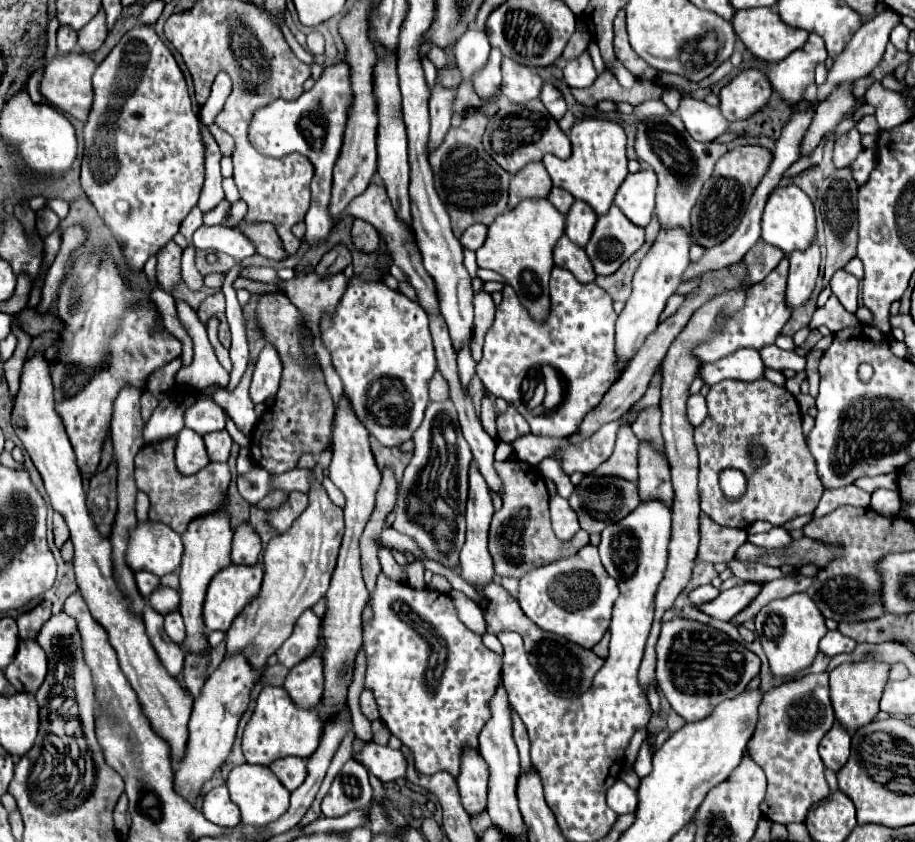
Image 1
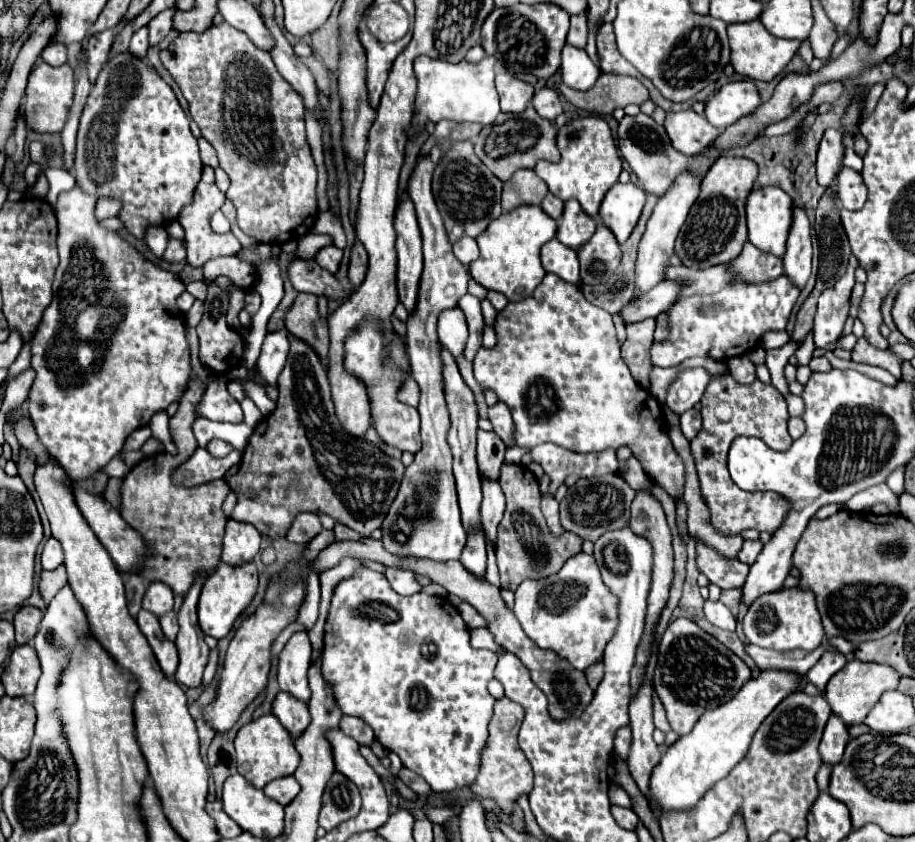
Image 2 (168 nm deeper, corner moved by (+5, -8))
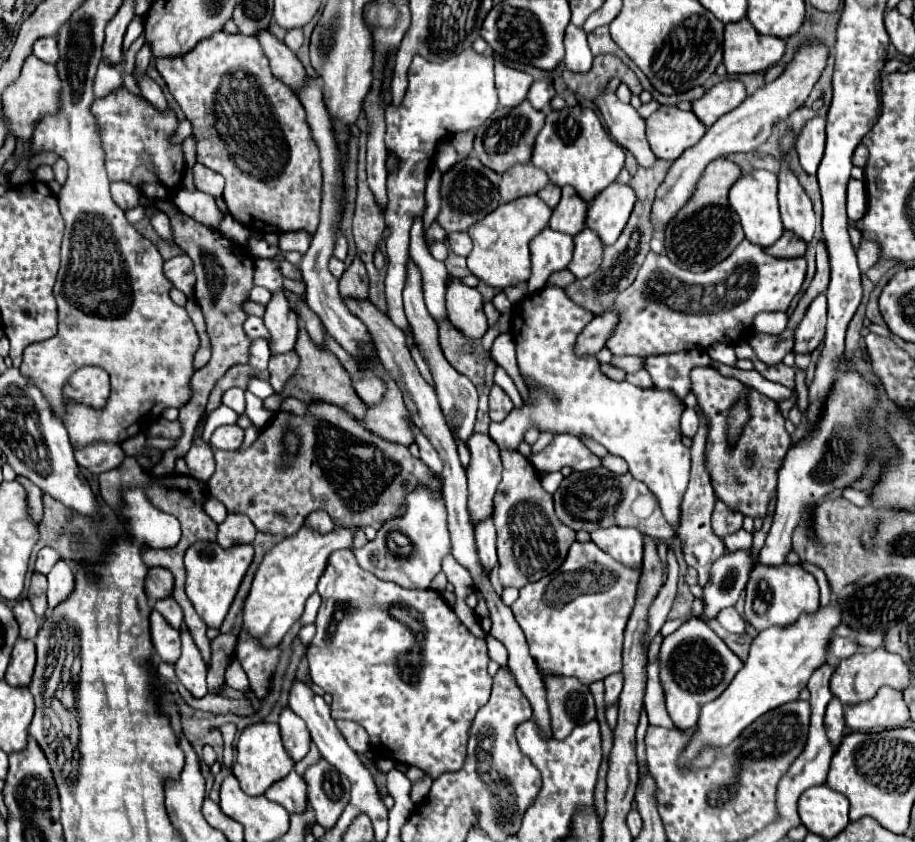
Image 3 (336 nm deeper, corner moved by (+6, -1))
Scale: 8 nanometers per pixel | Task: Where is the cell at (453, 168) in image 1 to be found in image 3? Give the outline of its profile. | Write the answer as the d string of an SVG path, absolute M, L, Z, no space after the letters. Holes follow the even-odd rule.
M476 156L462 158L448 172L442 174L440 196L442 196L442 208L438 214L438 222L442 224L442 228L446 232L468 230L472 224L480 222L486 214L494 212L500 206L498 174L486 168Z

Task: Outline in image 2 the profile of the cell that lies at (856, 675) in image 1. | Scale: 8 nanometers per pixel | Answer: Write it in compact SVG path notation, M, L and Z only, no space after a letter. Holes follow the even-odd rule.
M851 659L829 683L825 689L825 699L831 705L831 711L839 715L847 725L863 723L867 713L873 709L873 705L879 701L883 691L897 689L899 685L899 673L893 667L879 665L879 663L863 663L859 659Z

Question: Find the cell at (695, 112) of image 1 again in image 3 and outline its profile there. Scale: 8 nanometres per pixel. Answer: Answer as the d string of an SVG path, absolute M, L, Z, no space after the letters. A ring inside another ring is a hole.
M660 106L646 120L646 128L648 142L662 160L676 160L706 132L706 126L700 124L694 112L684 112L678 106Z

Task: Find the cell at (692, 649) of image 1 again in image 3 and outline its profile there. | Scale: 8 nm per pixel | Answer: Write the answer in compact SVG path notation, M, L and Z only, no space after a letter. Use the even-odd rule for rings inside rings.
M698 618L686 620L676 632L664 636L660 654L660 682L666 692L666 710L676 728L688 730L698 722L700 708L722 694L744 662Z

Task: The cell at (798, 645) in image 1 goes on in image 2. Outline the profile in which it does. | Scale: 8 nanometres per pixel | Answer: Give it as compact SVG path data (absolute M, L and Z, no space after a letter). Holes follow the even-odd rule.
M781 587L773 593L755 599L755 603L751 603L743 619L743 633L749 639L749 643L777 651L791 651L791 649L813 651L821 645L825 635L821 615L815 607L815 595L811 589L803 587Z

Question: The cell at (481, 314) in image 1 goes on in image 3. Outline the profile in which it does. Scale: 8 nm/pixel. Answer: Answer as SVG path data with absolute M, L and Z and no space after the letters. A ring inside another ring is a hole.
M458 278L450 280L446 288L446 306L450 322L468 340L480 340L486 334L488 324L482 310L482 296L476 288L462 284Z

